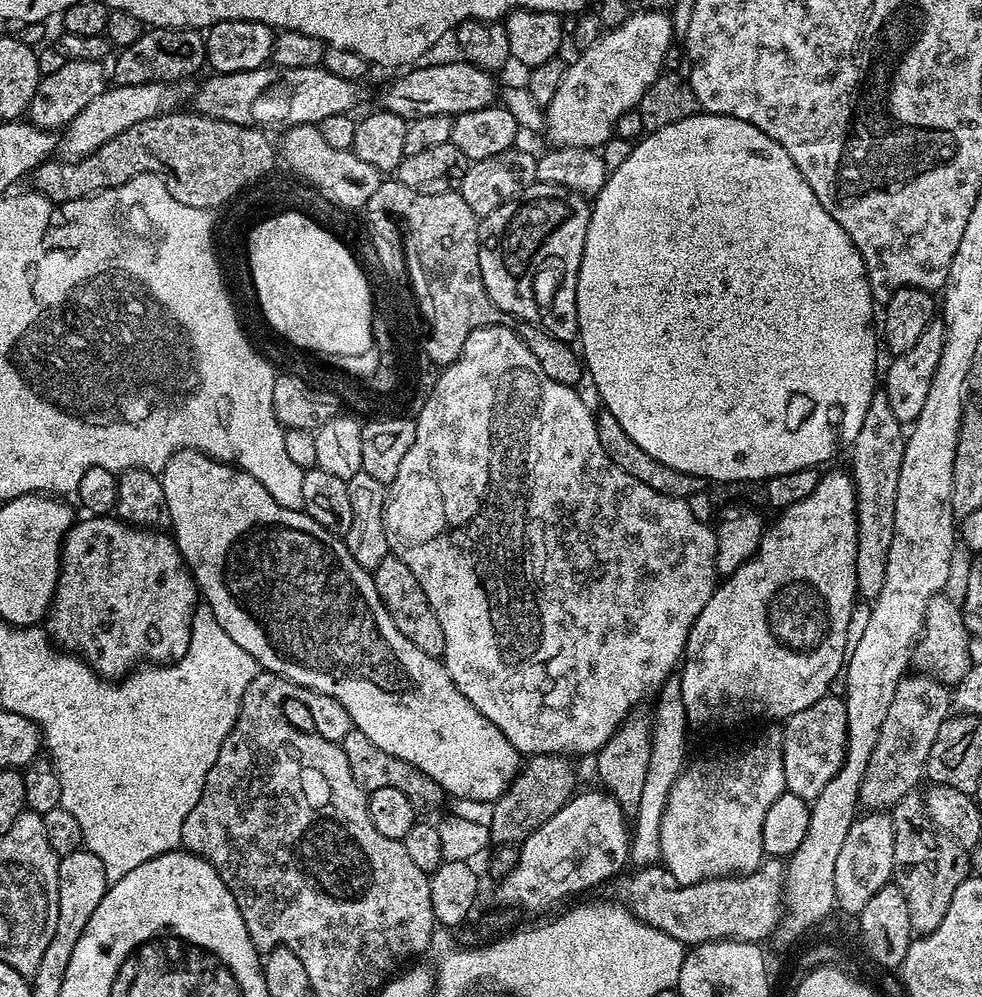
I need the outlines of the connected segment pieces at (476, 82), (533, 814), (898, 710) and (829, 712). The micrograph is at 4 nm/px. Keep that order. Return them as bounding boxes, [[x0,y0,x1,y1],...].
[[383,62,496,120],[487,754,576,845],[859,674,950,811],[779,694,848,802]]

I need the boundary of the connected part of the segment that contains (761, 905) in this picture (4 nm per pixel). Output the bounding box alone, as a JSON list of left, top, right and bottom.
[627,859,785,946]

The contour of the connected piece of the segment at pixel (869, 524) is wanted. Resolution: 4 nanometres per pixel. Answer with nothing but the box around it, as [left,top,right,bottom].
[850,390,905,602]

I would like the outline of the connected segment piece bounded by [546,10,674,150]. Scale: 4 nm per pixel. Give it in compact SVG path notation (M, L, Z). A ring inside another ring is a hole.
M637 11L622 26L605 31L594 46L583 49L580 57L565 67L560 84L546 104L547 143L554 148L596 150L613 139L618 118L633 111L644 91L662 75L663 56L673 47L673 34L667 11Z

